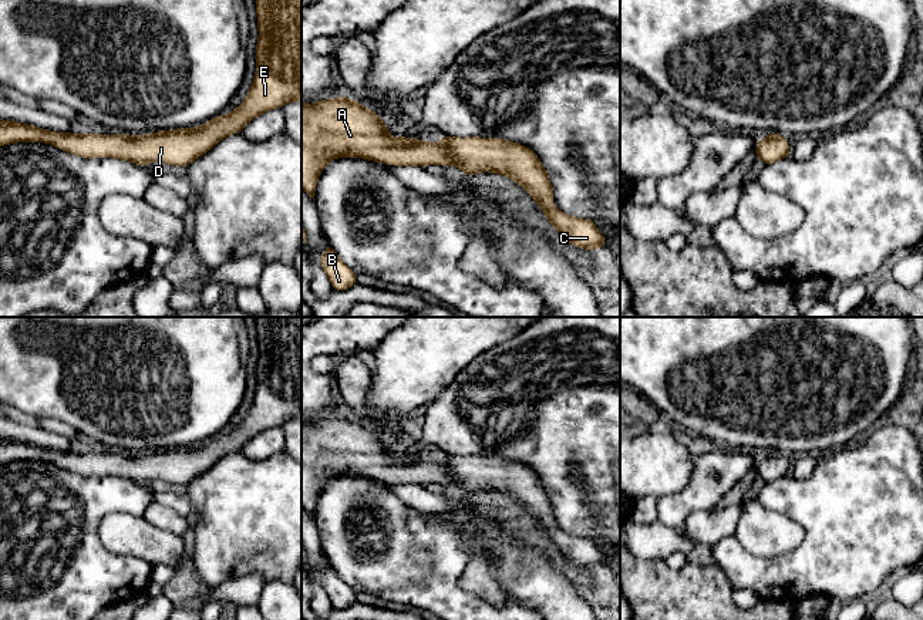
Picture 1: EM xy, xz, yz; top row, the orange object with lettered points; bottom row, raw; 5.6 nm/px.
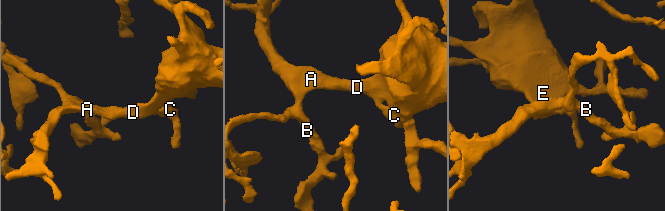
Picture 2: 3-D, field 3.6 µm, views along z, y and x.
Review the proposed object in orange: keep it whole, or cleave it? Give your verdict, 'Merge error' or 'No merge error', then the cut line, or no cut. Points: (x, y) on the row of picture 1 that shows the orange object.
No merge error. No split

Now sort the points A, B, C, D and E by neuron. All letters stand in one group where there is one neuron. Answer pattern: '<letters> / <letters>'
A B C D E

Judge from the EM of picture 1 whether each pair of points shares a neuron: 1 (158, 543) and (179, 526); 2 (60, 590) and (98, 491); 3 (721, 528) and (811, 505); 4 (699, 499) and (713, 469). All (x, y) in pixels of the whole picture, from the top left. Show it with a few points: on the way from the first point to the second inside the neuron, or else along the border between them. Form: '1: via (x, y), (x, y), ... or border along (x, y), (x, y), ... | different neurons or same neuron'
1: border along (142, 515), (155, 526), (179, 536) | different neurons
2: via (73, 566), (77, 553), (86, 543), (87, 515) | same neuron
3: border along (733, 535), (723, 536), (711, 545) | different neurons
4: via (701, 492), (711, 477) | same neuron

